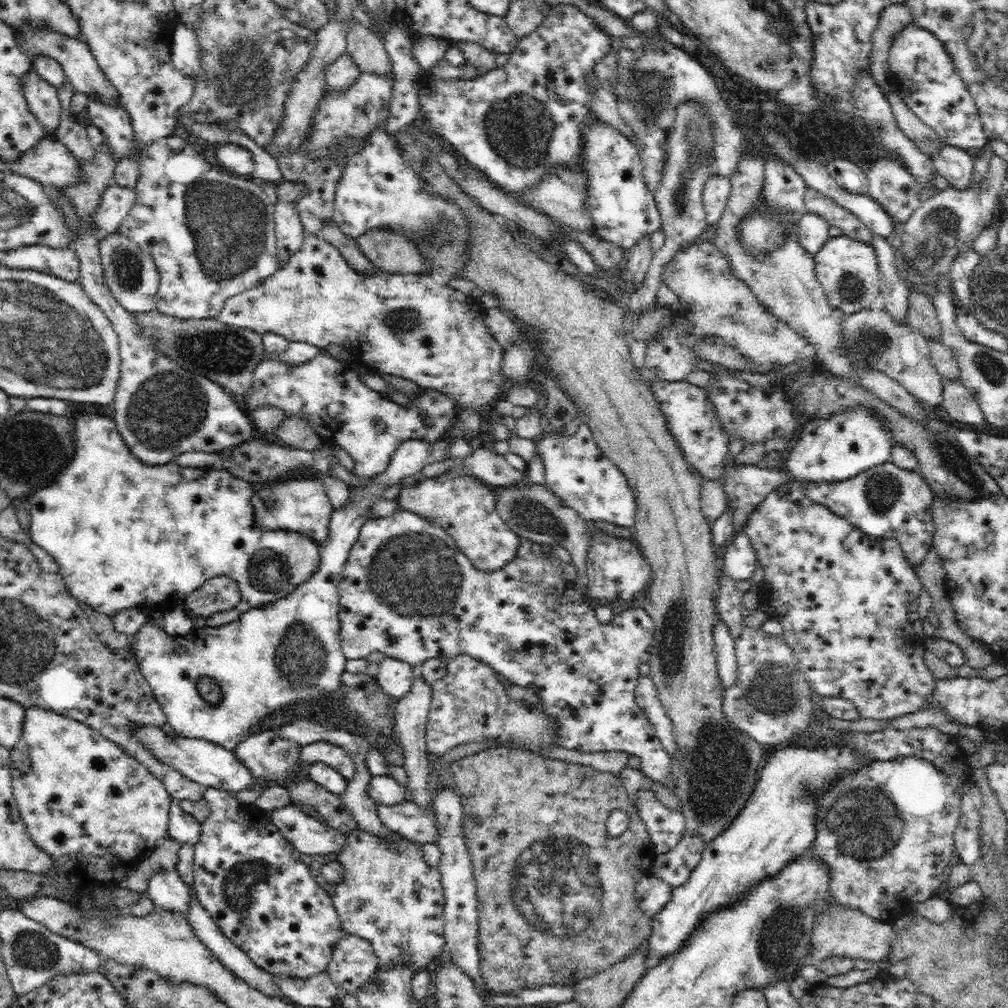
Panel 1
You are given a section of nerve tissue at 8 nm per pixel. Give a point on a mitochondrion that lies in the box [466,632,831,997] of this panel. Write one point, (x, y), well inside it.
(559, 886)

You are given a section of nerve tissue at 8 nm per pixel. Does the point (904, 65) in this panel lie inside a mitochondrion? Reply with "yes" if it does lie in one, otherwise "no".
no

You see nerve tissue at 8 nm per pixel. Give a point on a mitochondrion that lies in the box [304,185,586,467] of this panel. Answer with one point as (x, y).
(438, 231)

